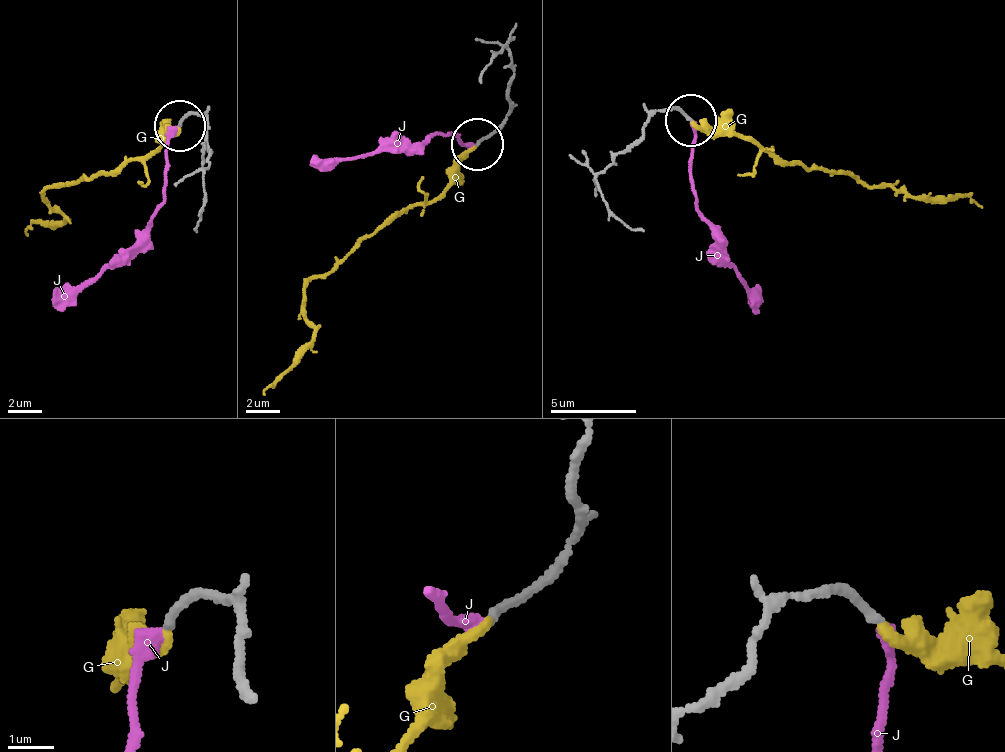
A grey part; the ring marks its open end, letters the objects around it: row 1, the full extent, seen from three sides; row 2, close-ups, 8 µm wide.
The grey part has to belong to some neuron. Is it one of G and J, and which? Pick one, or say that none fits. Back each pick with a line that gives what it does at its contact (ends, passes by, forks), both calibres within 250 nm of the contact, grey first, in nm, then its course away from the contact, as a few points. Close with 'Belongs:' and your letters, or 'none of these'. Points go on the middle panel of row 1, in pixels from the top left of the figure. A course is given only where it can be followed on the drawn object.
G: It ends there. Thickness 190 nm (grey) against 280 nm. Its course: (478, 143), (456, 181), (437, 196), (392, 213), (329, 274), (306, 286), (312, 342), (264, 393)
Belongs: G

